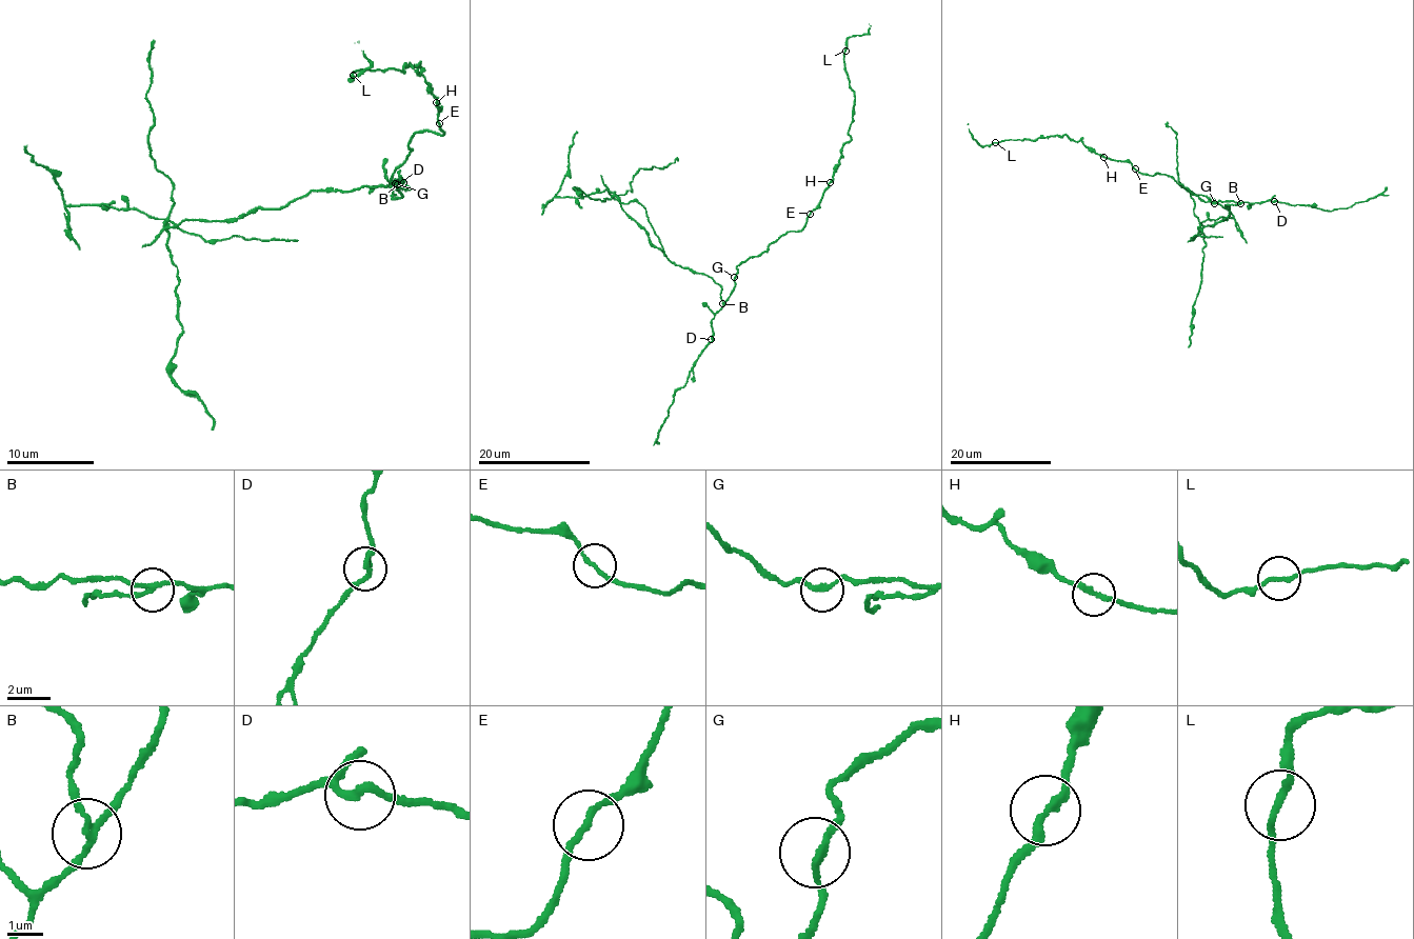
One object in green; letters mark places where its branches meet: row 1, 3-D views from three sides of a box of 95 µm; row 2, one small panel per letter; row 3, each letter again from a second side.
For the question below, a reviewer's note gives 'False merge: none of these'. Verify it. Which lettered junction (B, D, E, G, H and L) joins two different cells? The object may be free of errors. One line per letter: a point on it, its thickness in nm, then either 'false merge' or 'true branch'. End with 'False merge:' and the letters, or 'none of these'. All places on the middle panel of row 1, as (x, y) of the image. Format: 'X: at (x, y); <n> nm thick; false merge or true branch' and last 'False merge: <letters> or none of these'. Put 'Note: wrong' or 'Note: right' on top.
Note: wrong
B: at (722, 303); 170 nm thick; false merge
D: at (711, 339); 160 nm thick; true branch
E: at (810, 214); 170 nm thick; true branch
G: at (734, 277); 180 nm thick; true branch
H: at (830, 182); 200 nm thick; true branch
L: at (845, 51); 180 nm thick; true branch
False merge: B

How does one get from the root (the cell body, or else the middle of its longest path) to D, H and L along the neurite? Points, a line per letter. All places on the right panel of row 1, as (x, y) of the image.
D: (1214, 202), (1275, 202)
H: (1214, 202), (1205, 202), (1164, 174), (1148, 175), (1126, 161), (1103, 157)
L: (1214, 202), (1205, 202), (1164, 174), (1148, 175), (1126, 161), (1092, 153), (1080, 141), (1066, 135), (995, 142)

